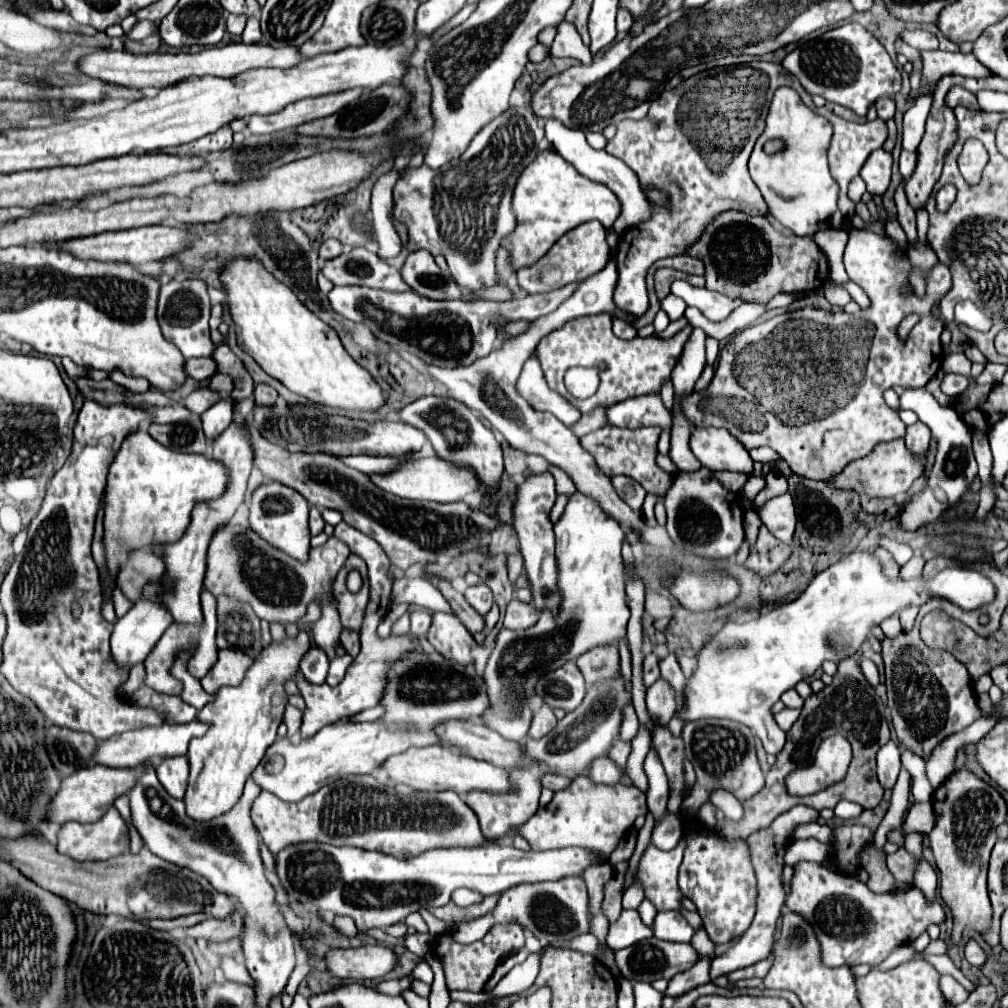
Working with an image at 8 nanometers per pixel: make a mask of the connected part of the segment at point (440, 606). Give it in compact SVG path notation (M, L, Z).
M400 576L392 588L392 602L418 604L428 608L430 612L446 612L450 616L456 616L440 590L436 590L434 584L430 584L426 578Z

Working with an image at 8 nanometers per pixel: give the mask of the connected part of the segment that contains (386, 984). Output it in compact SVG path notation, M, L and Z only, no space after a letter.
M402 978L402 980L382 980L378 984L378 990L380 992L392 994L392 996L398 996L404 988L410 988L410 980L408 978Z

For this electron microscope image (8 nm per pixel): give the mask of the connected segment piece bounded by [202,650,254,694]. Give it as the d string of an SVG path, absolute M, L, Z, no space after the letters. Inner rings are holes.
M220 650L216 664L210 668L210 674L202 678L202 688L208 694L216 694L222 686L238 686L252 666L252 658L238 650Z

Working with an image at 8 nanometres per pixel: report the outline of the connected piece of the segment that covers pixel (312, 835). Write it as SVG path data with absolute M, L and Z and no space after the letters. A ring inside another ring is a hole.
M370 774L340 778L296 804L282 802L274 794L262 790L252 806L252 818L260 830L264 844L272 854L278 854L286 846L300 844L300 842L324 842L332 846L356 846L362 850L378 850L384 854L392 854L396 858L406 858L406 856L418 856L434 848L456 848L456 846L476 848L490 842L480 830L478 816L468 804L460 800L458 794L450 790L446 792L398 790L392 786L378 784Z

